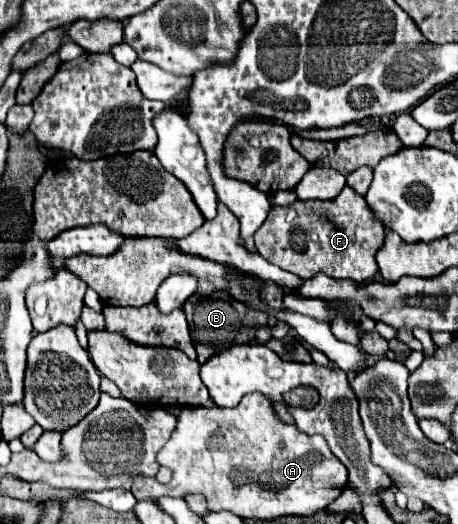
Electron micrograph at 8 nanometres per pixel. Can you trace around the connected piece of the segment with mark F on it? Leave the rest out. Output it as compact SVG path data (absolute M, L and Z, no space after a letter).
M346 186L338 198L328 202L308 200L300 204L298 200L288 208L274 206L268 220L256 230L254 240L260 256L264 256L270 264L300 278L310 278L310 274L324 272L332 278L352 278L356 282L368 282L378 272L376 252L384 244L384 236L386 230L374 218L372 210L368 210L364 196Z

